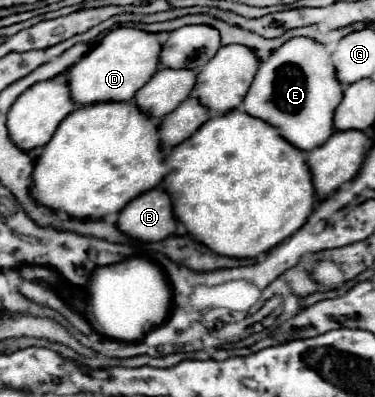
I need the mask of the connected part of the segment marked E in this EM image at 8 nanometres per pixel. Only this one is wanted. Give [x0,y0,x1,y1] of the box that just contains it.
[243,38,345,152]

